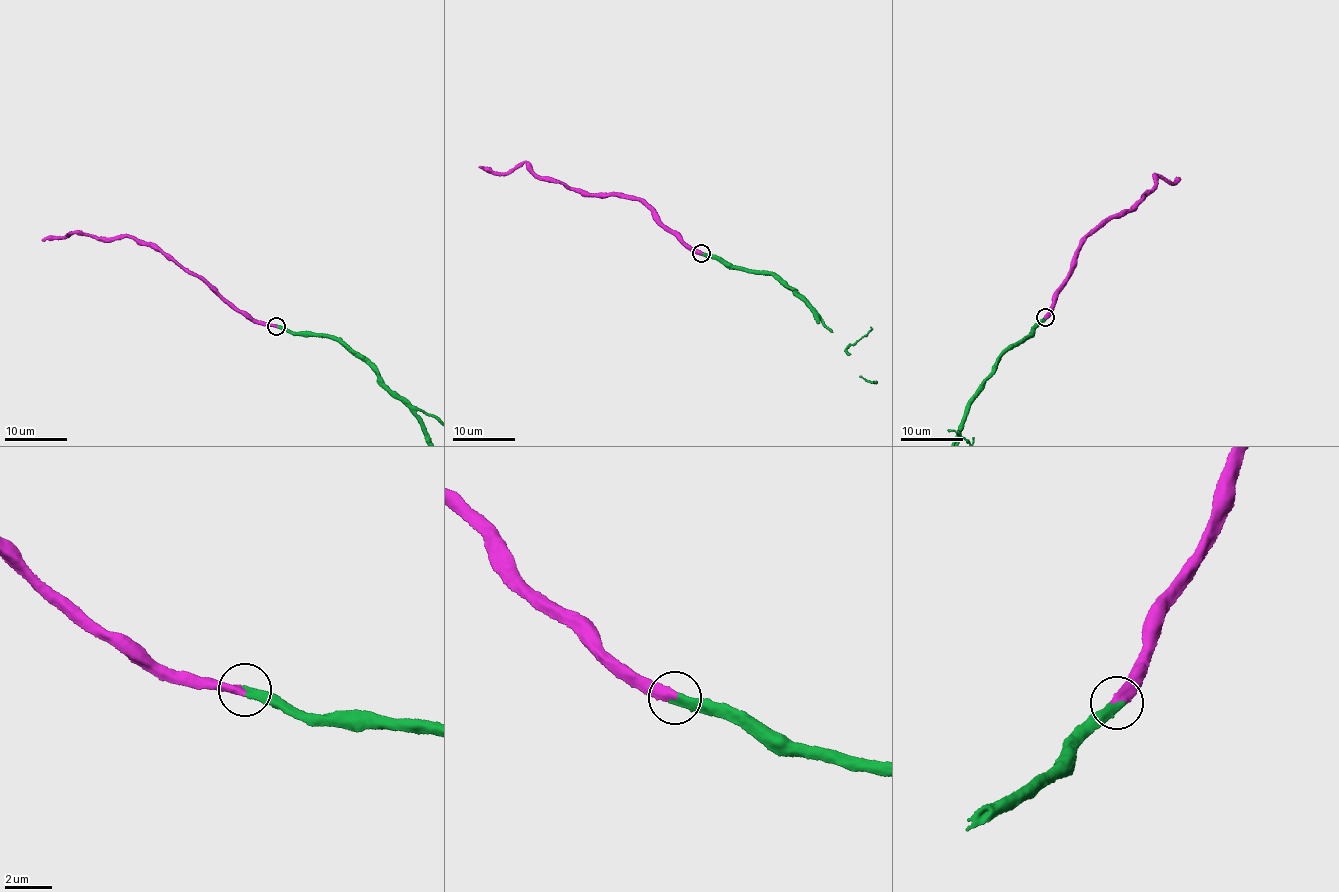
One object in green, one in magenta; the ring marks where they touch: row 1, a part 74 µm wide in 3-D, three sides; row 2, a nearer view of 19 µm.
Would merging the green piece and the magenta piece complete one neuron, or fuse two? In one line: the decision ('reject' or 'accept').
accept

